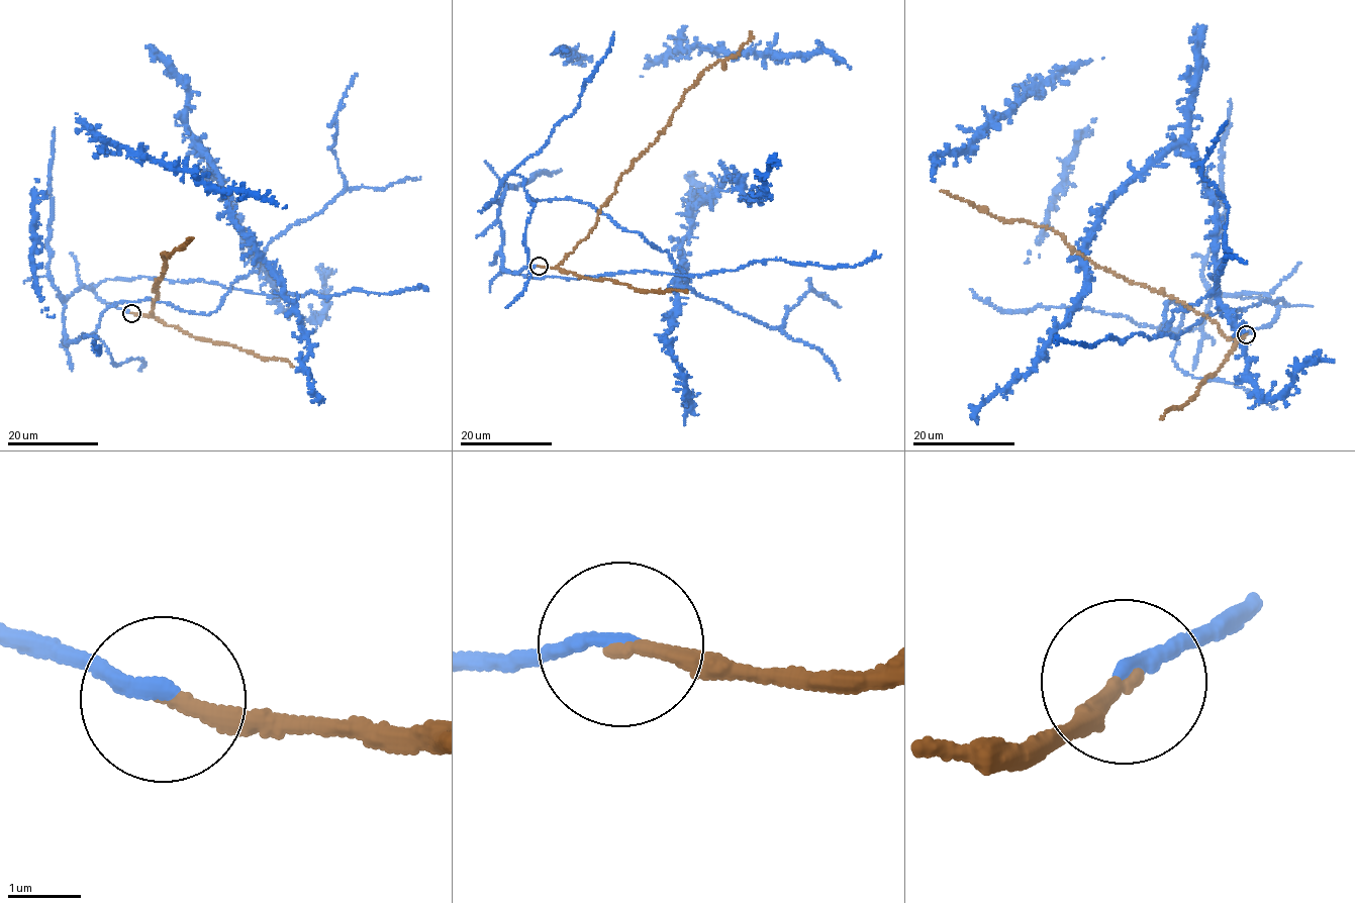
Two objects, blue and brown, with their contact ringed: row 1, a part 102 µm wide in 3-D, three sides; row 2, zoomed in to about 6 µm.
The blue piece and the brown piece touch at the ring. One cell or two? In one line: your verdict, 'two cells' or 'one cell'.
one cell

